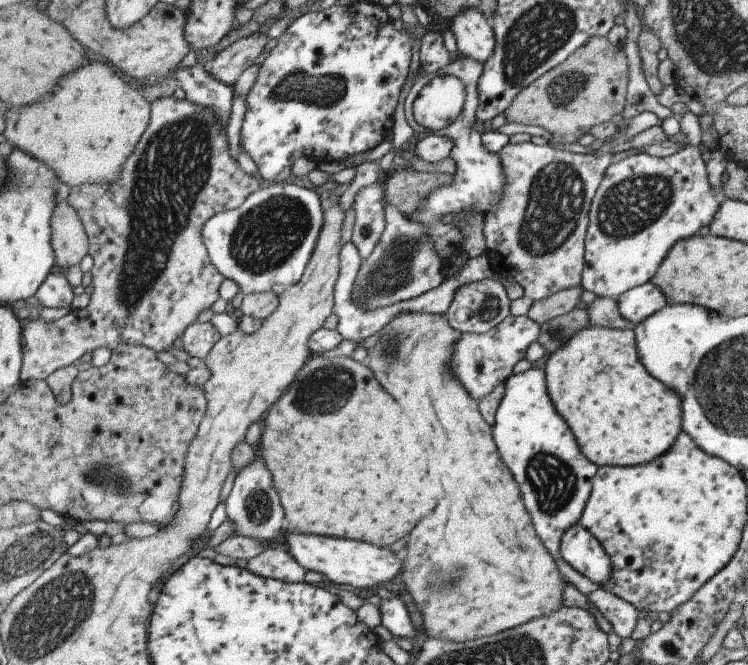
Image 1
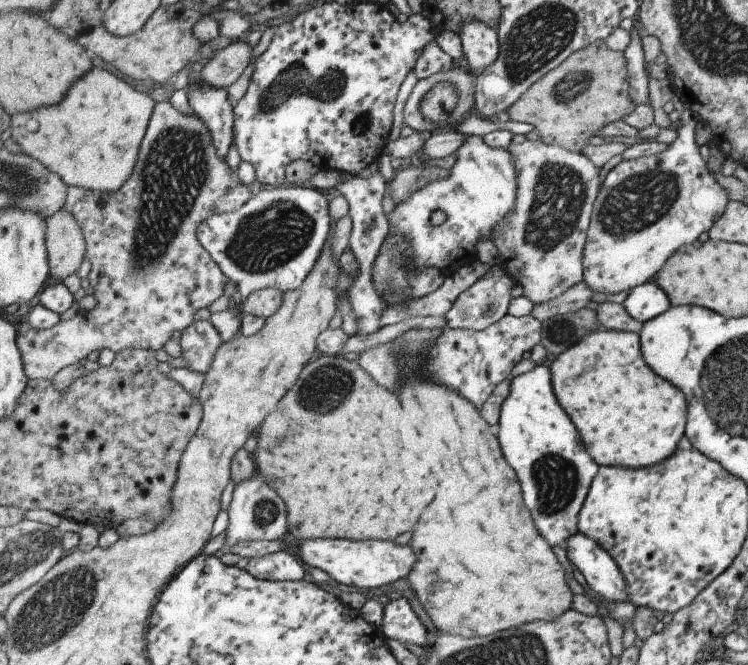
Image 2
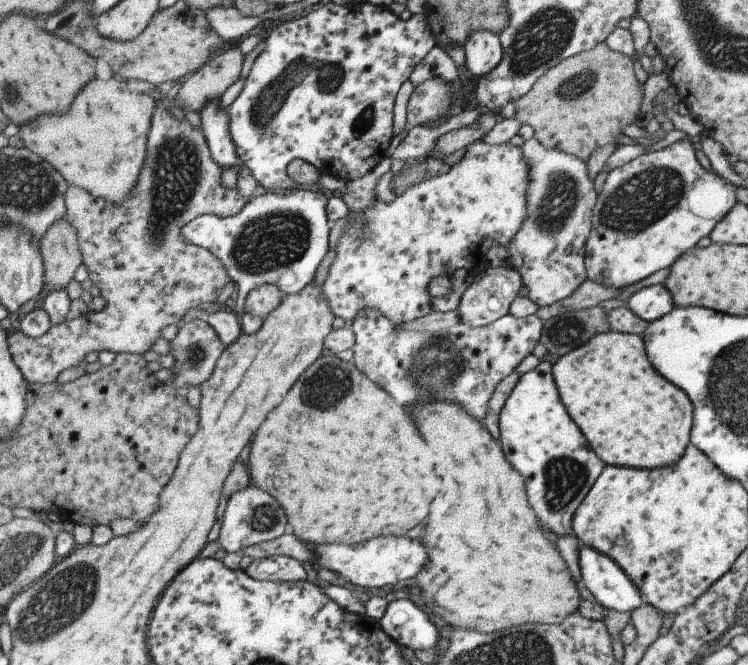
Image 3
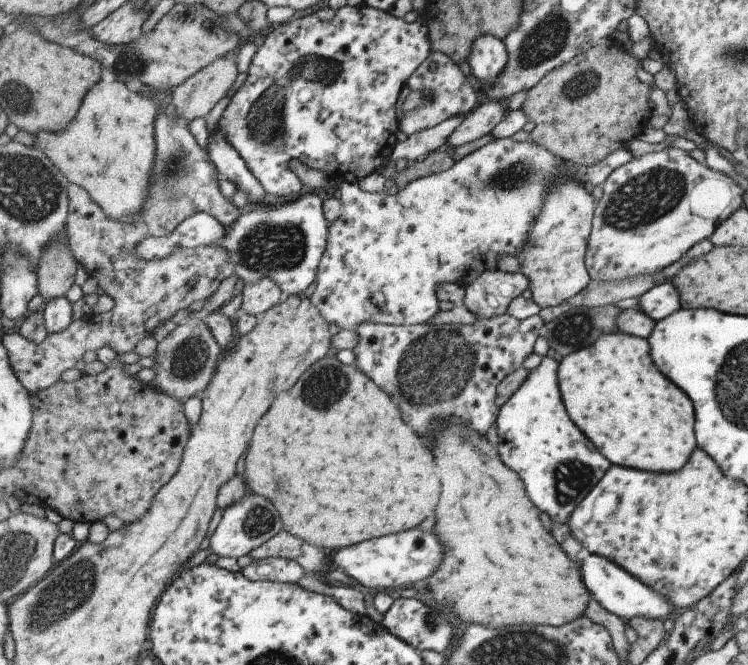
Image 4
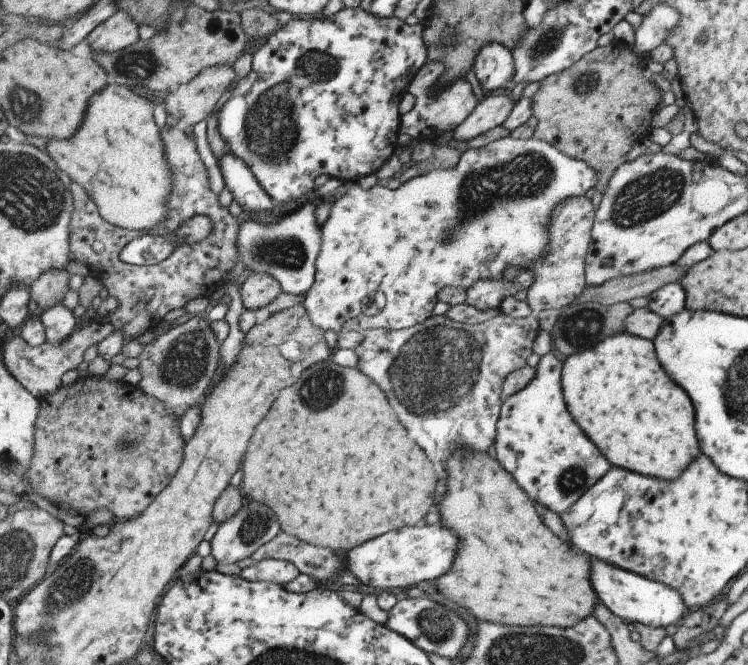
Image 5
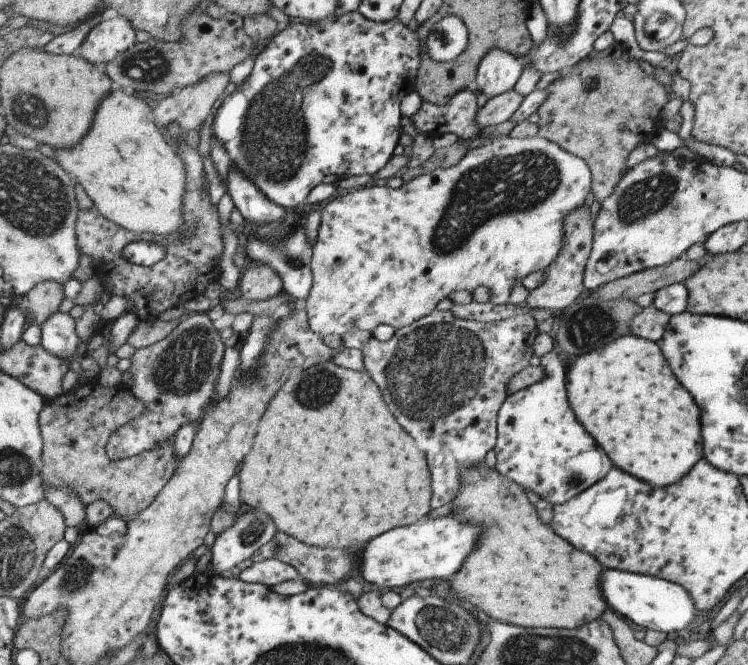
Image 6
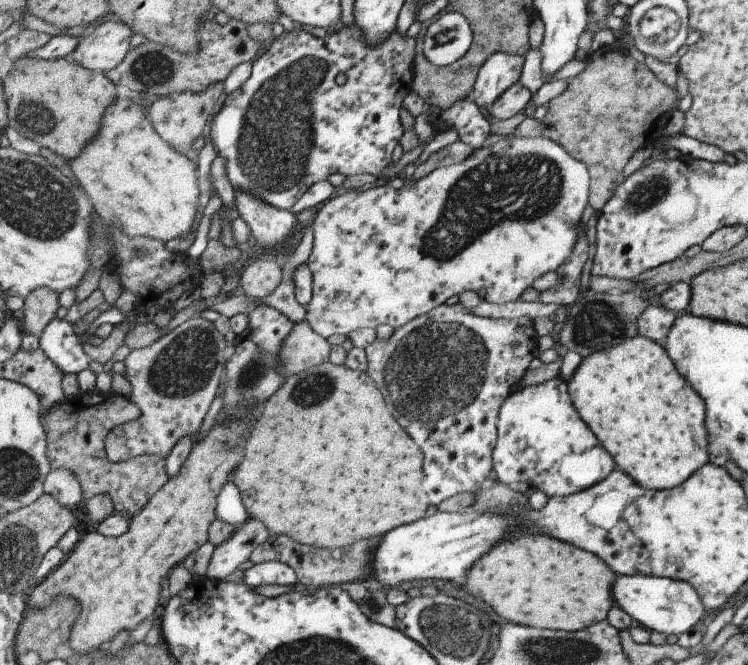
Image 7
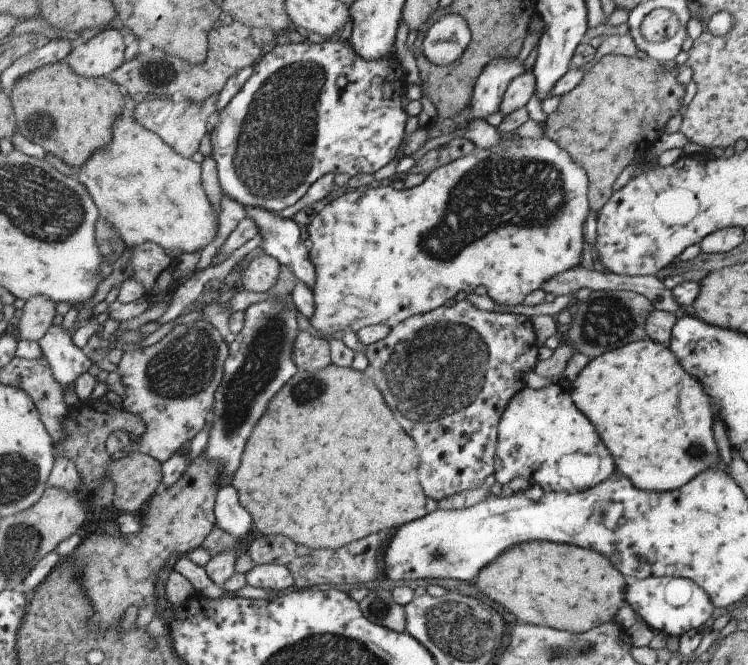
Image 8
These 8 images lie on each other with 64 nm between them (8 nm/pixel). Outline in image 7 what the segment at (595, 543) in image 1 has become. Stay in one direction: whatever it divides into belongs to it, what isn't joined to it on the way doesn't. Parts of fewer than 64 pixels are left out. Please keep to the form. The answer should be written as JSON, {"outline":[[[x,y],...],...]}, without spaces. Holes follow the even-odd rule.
{"outline":[[[617,575],[612,592],[615,604],[626,612],[632,623],[639,624],[647,630],[663,634],[681,635],[706,613],[695,588],[689,582],[668,579],[667,577],[639,575]]]}

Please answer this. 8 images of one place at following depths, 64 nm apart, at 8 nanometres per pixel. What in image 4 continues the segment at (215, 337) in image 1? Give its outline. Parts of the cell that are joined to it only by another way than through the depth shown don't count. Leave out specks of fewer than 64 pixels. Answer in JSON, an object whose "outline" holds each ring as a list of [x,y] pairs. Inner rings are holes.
{"outline":[[[204,320],[183,322],[158,344],[157,354],[154,355],[157,366],[153,367],[157,376],[149,384],[177,400],[201,395],[211,384],[224,352]]]}

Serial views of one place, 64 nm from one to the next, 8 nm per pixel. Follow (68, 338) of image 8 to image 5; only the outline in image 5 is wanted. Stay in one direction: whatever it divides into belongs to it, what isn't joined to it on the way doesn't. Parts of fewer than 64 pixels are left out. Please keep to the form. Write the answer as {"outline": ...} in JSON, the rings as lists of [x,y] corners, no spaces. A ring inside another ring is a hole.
{"outline":[[[65,304],[53,305],[41,315],[45,330],[45,340],[52,343],[64,341],[77,328],[78,319],[73,314],[73,309]]]}

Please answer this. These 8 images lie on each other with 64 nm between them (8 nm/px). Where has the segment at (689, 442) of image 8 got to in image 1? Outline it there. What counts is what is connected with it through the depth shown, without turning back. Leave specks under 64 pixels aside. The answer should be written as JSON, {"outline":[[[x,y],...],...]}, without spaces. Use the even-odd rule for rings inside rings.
{"outline":[[[591,326],[588,329],[579,331],[568,343],[565,348],[561,347],[559,350],[550,354],[546,360],[544,366],[548,380],[548,390],[553,394],[552,401],[554,402],[556,409],[564,416],[569,418],[569,426],[573,426],[573,434],[577,434],[577,442],[581,442],[581,446],[585,446],[585,454],[589,454],[587,458],[597,463],[599,466],[622,466],[629,467],[635,466],[635,464],[645,464],[657,456],[661,456],[675,440],[677,432],[682,430],[681,428],[681,401],[676,395],[673,388],[665,388],[661,382],[657,382],[655,378],[651,378],[643,366],[639,364],[637,360],[637,352],[635,352],[636,346],[634,341],[633,329],[622,329],[613,327],[595,327]]]}

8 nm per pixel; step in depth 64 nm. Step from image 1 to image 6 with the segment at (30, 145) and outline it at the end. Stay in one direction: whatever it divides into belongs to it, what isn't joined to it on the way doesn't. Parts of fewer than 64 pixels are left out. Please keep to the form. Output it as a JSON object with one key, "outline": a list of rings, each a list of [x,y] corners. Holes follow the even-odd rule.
{"outline":[[[113,90],[96,110],[95,125],[89,138],[75,146],[75,150],[55,150],[55,159],[80,183],[98,211],[105,217],[129,229],[138,236],[163,236],[176,233],[184,226],[184,202],[188,196],[188,168],[170,140],[159,132],[151,106],[133,94]]]}

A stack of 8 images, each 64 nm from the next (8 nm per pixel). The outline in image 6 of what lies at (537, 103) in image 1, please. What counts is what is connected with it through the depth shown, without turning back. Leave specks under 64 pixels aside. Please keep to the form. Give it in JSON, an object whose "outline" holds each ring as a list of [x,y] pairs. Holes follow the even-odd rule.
{"outline":[[[610,48],[593,50],[579,64],[570,66],[566,73],[553,80],[545,88],[547,100],[537,110],[539,134],[554,144],[562,146],[571,154],[584,158],[592,169],[594,181],[592,192],[595,200],[601,204],[614,193],[622,174],[627,170],[627,158],[633,149],[641,143],[651,142],[657,134],[659,110],[667,102],[668,90],[641,70],[634,58],[621,57]]]}

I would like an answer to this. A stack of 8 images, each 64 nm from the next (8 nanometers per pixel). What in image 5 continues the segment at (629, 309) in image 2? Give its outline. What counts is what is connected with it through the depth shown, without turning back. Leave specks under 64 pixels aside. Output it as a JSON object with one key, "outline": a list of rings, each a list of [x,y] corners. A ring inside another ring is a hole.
{"outline":[[[669,283],[660,286],[648,294],[645,308],[661,318],[673,317],[685,306],[685,290],[679,283]]]}

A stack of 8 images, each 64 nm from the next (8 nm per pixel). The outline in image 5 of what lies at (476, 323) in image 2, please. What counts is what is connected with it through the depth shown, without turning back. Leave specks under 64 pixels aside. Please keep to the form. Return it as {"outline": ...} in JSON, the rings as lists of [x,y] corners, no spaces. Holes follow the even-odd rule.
{"outline":[[[525,270],[513,280],[483,279],[468,288],[466,302],[479,310],[500,310],[502,302],[510,296],[515,296],[519,290],[528,291],[534,283],[533,273]]]}

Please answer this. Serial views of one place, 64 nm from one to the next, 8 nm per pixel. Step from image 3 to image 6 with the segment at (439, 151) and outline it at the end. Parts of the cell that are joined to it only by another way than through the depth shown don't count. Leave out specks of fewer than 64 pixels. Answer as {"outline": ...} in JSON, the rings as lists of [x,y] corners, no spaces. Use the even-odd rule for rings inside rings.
{"outline":[[[517,88],[487,100],[487,102],[477,111],[478,124],[486,129],[494,127],[512,120],[513,114],[521,106],[527,92]]]}

